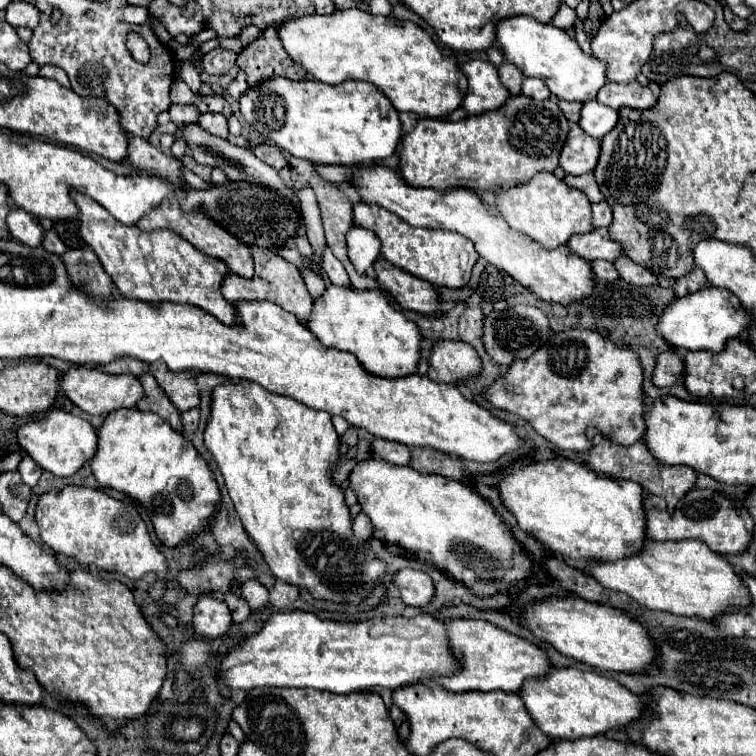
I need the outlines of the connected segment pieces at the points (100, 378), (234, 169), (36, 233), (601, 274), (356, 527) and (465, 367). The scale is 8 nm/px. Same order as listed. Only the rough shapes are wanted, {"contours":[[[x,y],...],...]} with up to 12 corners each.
{"contours":[[[87,365],[63,371],[59,387],[89,415],[135,407],[135,375]],[[197,123],[181,125],[199,165],[219,167],[229,181],[261,183],[275,195],[299,199],[279,173]],[[13,207],[7,227],[13,239],[37,247],[43,227],[35,215]],[[593,261],[595,279],[613,281],[619,277],[609,261]],[[363,513],[353,519],[353,533],[367,541],[373,533],[371,521]],[[435,341],[427,377],[459,383],[477,373],[477,351],[463,341]]]}

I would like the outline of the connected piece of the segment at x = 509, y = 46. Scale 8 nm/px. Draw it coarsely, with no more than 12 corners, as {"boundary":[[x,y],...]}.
{"boundary":[[497,23],[503,61],[565,101],[595,99],[605,63],[551,23]]}

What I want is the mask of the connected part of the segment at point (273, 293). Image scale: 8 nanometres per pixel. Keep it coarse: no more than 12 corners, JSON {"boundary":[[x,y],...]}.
{"boundary":[[249,247],[253,279],[229,273],[229,303],[273,301],[307,323],[311,295],[299,269],[273,251]]}

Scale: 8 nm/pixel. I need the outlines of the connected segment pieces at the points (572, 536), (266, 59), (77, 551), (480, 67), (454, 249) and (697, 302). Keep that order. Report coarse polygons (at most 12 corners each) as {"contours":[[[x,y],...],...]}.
{"contours":[[[565,457],[495,487],[519,527],[567,559],[645,541],[643,489]],[[273,25],[239,53],[249,85],[309,77],[285,53]],[[79,485],[39,497],[47,547],[141,579],[165,557],[141,515]],[[489,61],[459,65],[469,87],[467,115],[495,111],[509,99]],[[355,205],[381,257],[435,287],[465,287],[479,255],[453,231]],[[733,293],[673,299],[657,333],[677,349],[721,351],[749,327]]]}

